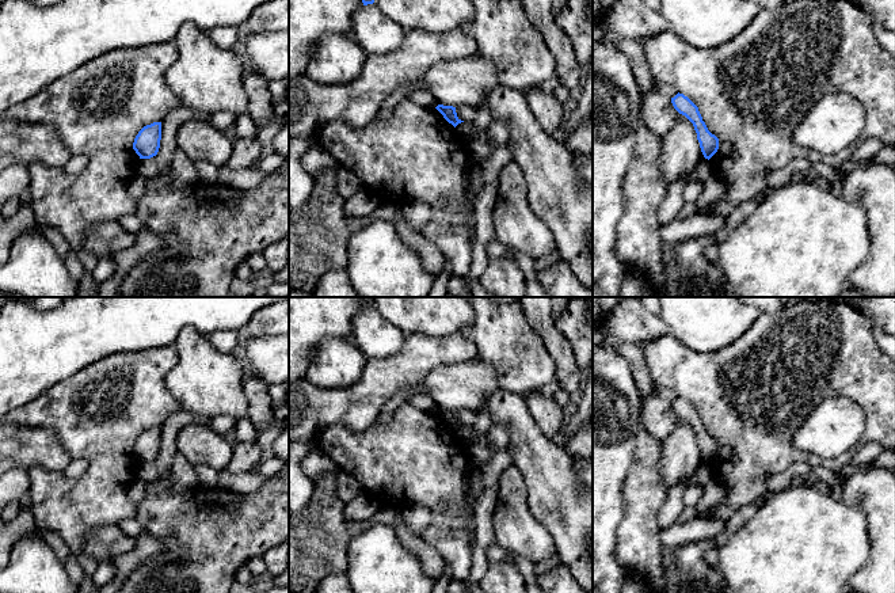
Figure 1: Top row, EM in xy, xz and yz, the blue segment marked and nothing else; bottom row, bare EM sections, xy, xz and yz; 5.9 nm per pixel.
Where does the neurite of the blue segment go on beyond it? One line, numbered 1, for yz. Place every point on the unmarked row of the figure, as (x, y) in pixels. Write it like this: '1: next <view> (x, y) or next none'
1: next none

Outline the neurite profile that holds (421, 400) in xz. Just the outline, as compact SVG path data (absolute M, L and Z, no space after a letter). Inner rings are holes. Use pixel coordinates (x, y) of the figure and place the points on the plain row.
M424 392L410 394L405 403L423 410L423 411L437 411L438 404L431 400Z

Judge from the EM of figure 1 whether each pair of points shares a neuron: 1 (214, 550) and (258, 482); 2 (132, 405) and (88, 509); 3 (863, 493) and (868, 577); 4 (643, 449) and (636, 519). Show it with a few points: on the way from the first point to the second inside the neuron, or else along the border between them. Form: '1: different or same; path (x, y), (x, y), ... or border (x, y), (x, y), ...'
1: different; border (269, 479), (246, 493), (221, 487)
2: same; path (109, 430), (109, 475), (105, 483)
3: same; path (880, 513), (880, 557)
4: same; path (643, 467), (643, 501)

